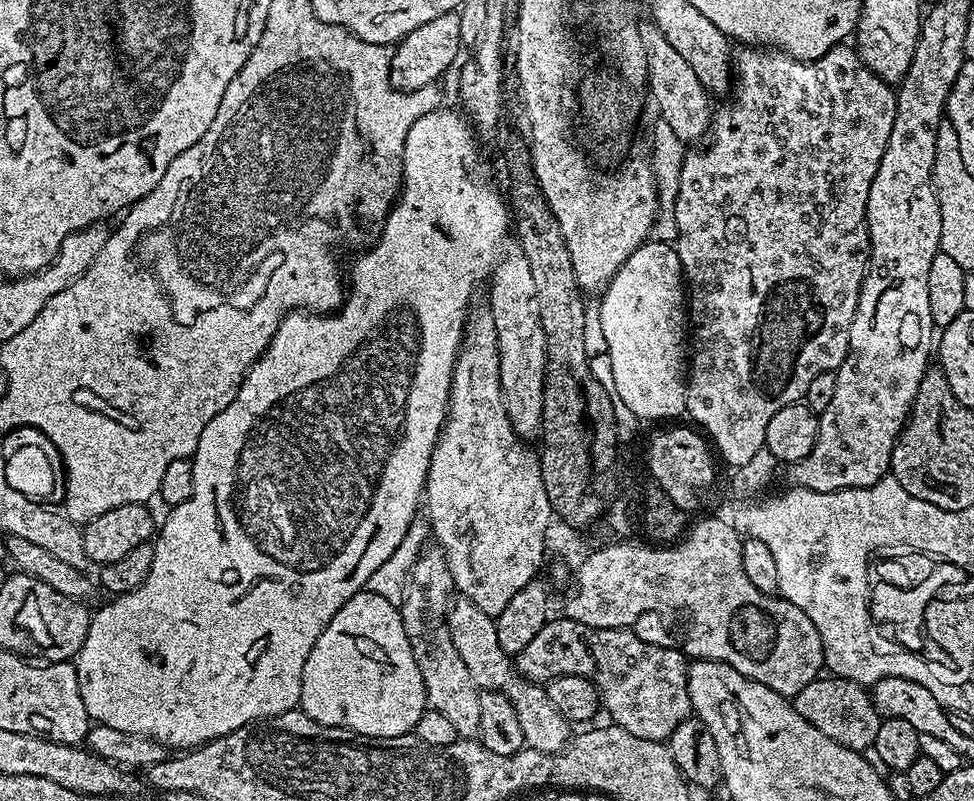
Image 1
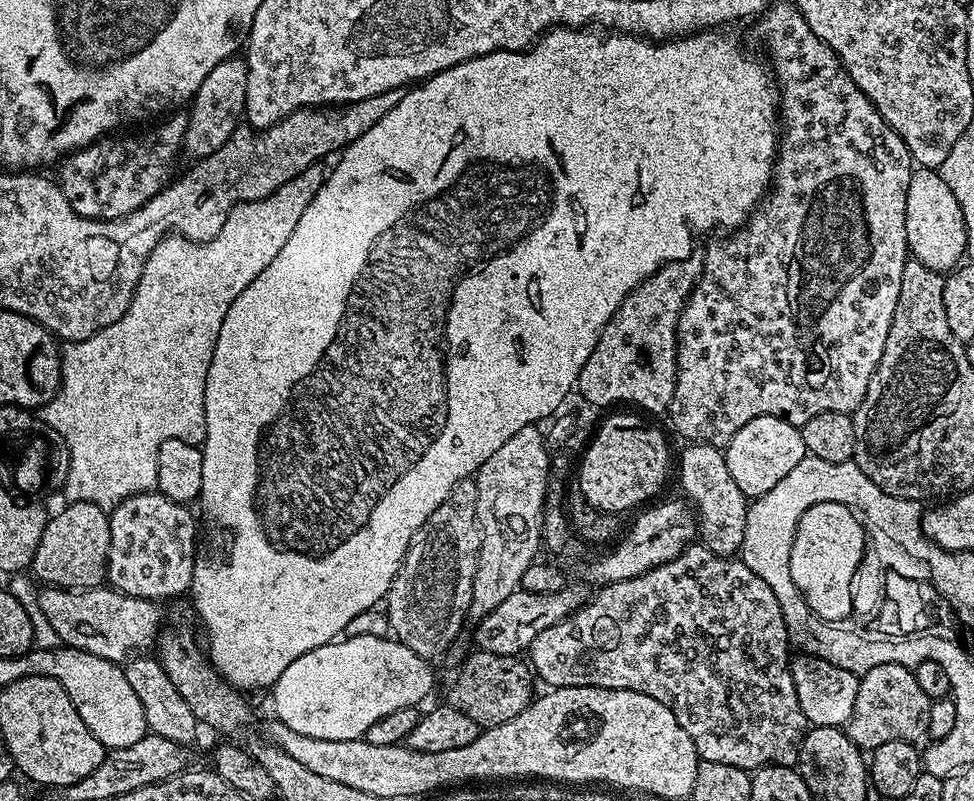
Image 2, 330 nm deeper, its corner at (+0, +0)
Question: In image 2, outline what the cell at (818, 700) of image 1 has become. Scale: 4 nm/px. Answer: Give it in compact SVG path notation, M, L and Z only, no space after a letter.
M901 664L874 666L860 676L858 698L854 700L854 710L846 725L847 734L862 750L877 748L882 742L920 742L928 736L932 702L918 686L913 669Z

